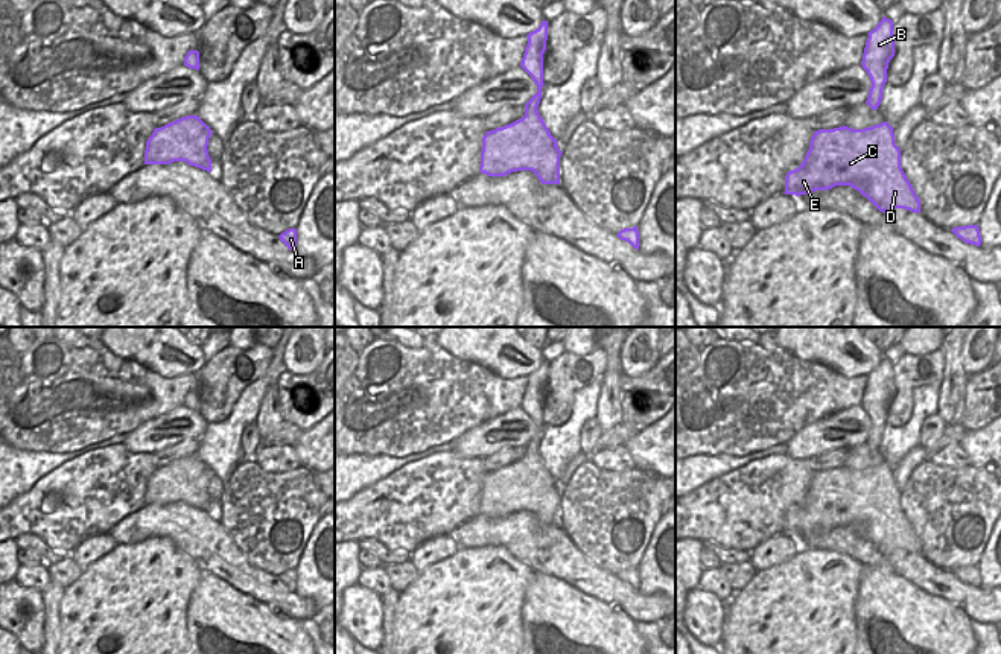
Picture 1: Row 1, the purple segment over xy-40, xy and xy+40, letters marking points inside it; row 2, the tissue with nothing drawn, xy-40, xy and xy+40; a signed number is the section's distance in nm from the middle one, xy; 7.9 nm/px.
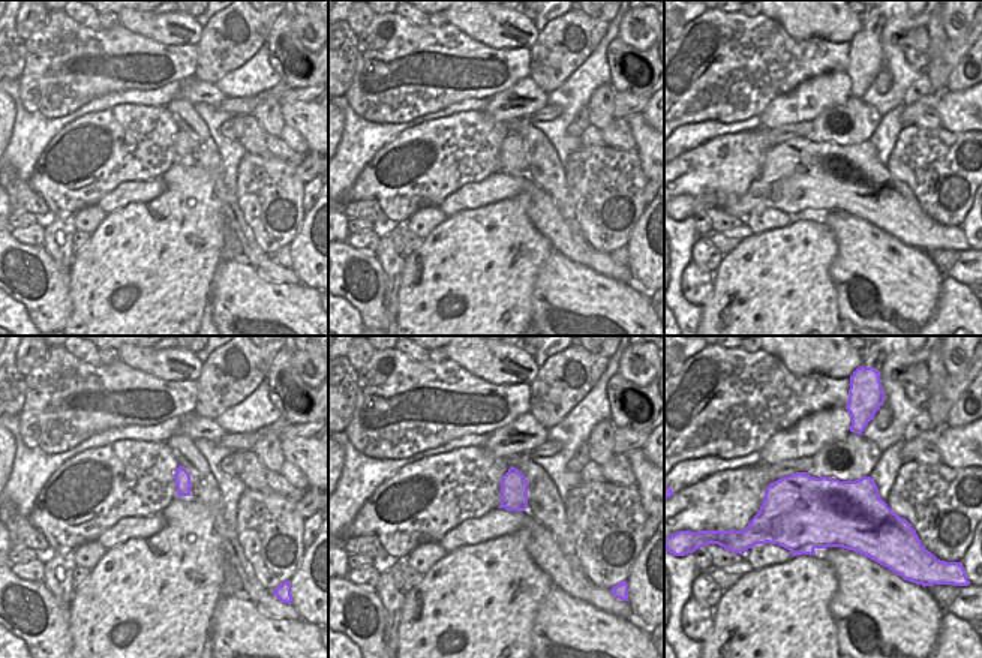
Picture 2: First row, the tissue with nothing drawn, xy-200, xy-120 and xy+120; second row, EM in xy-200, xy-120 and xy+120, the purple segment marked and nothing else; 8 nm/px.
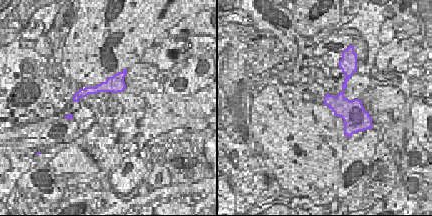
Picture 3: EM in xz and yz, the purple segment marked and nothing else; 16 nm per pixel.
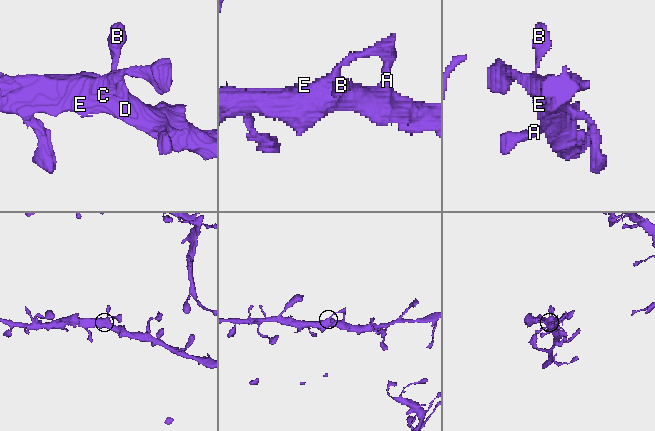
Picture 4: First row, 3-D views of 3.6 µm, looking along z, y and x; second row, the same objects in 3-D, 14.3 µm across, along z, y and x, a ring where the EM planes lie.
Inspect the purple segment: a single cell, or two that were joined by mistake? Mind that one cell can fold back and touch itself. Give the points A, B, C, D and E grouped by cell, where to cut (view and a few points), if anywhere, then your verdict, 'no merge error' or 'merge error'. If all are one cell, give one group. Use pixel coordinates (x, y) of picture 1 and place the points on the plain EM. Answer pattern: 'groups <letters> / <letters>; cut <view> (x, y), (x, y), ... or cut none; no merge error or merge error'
groups A B C D E; cut none; no merge error

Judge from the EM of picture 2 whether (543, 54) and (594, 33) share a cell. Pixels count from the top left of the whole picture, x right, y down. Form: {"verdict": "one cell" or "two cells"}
{"verdict": "one cell"}

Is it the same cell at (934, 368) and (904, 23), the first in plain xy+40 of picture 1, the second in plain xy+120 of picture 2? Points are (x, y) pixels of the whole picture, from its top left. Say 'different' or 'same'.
different

